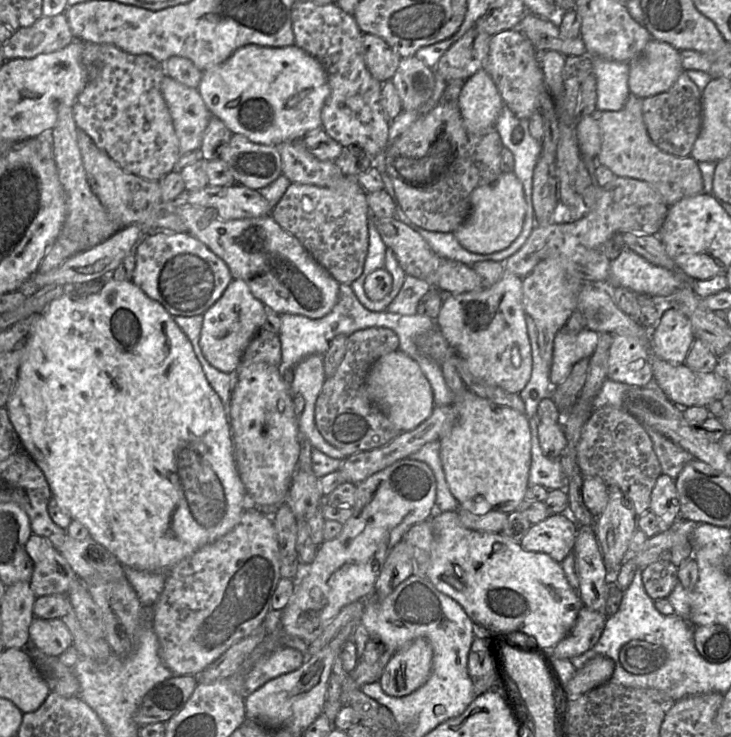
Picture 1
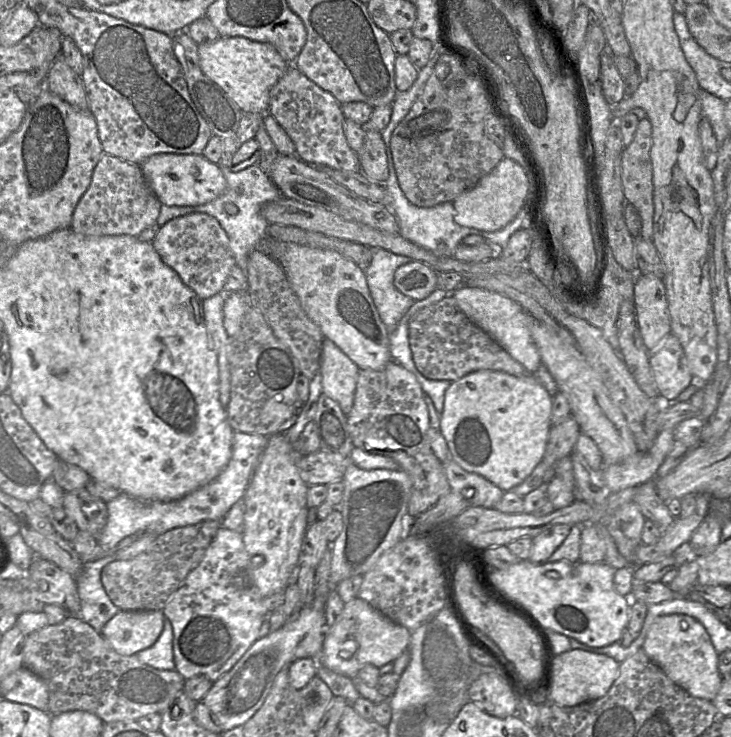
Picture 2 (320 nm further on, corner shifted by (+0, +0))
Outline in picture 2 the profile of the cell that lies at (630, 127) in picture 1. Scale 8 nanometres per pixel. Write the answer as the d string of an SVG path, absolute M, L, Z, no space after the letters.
M647 118L640 120L632 143L622 152L621 180L627 204L632 204L642 219L641 236L653 241L654 229L654 187L653 167L651 161L652 124Z

